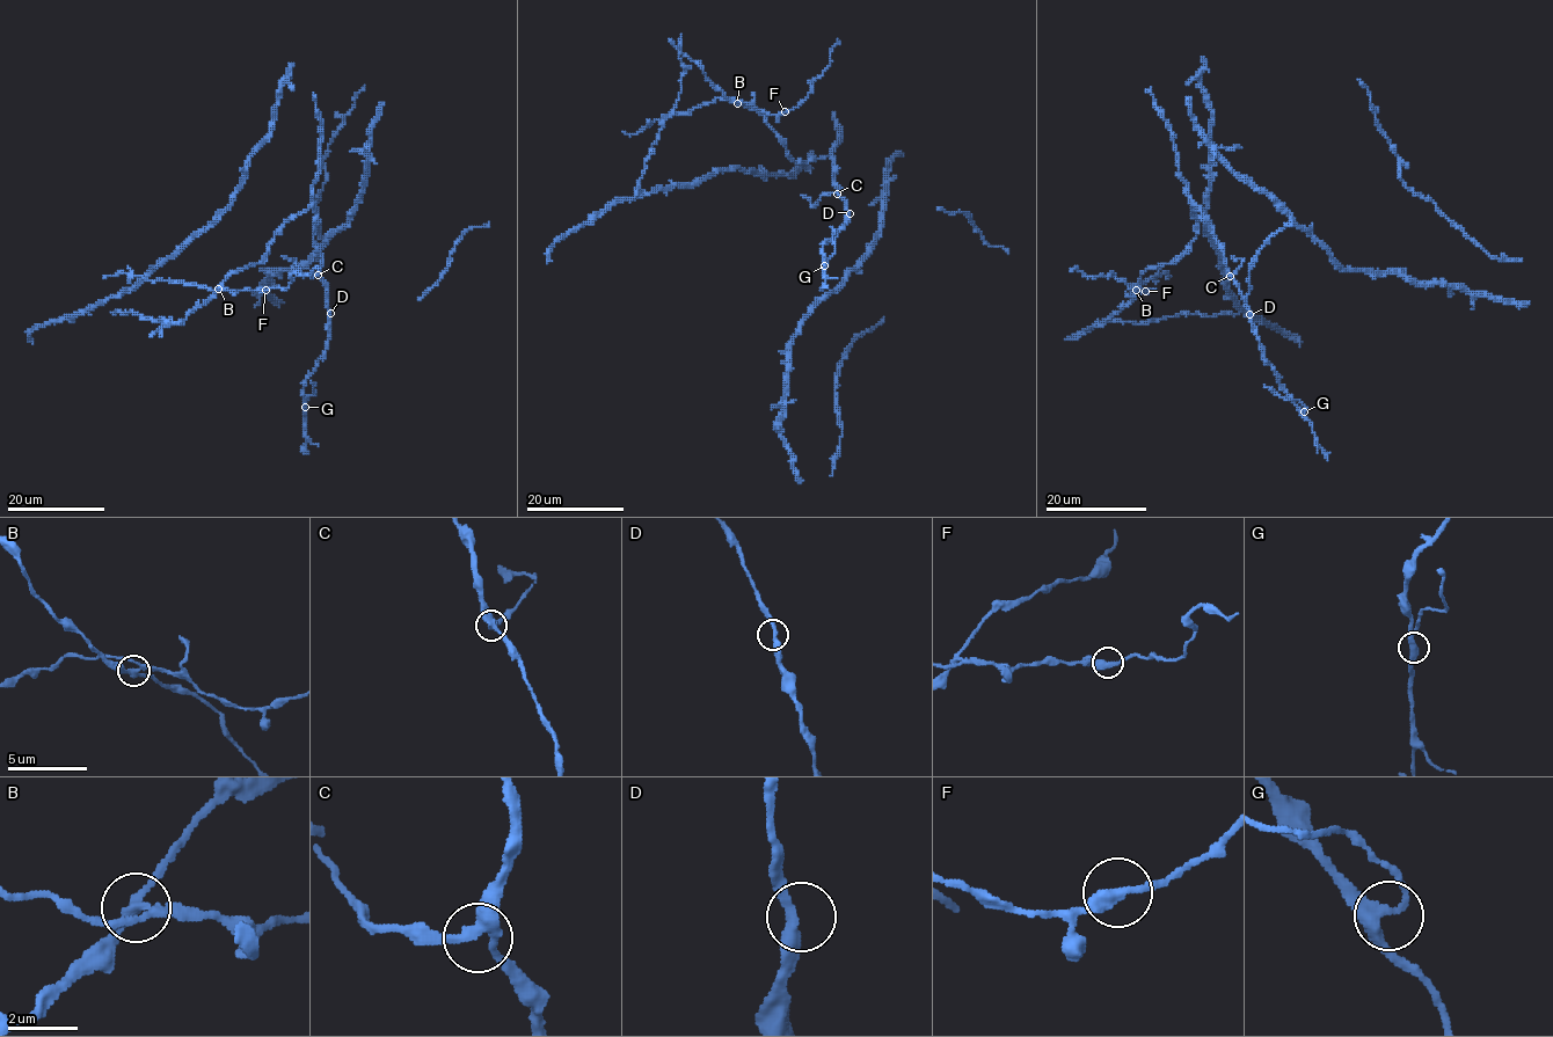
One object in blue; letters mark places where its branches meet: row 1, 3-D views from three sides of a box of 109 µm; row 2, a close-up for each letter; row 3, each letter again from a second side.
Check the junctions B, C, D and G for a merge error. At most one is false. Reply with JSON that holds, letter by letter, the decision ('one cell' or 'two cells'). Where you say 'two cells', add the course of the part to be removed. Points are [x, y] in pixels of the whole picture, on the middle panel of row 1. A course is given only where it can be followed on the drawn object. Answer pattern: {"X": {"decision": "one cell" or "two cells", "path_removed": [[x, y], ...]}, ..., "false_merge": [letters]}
{"B": {"decision": "two cells", "path_removed": [[738, 103], [753, 104], [771, 114], [797, 107], [811, 92], [810, 82], [830, 64], [838, 39]]}, "C": {"decision": "one cell"}, "D": {"decision": "one cell"}, "G": {"decision": "one cell"}, "false_merge": ["B"]}

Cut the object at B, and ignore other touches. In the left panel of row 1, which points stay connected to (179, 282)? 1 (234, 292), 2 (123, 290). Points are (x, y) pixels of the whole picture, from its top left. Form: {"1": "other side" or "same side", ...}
{"1": "same side", "2": "other side"}

